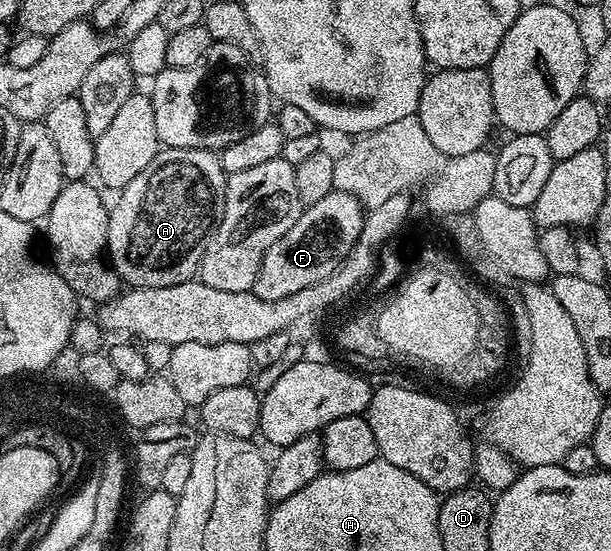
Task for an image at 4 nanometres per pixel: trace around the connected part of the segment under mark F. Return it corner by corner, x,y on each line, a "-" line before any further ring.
334,189
324,196
324,200
306,206
300,220
296,220
296,224
292,224
292,228
288,228
272,248
268,248
252,293
260,296
260,300
284,300
284,296
292,296
292,292
300,292
300,288
324,280
324,276
331,274
356,244
363,217
363,206
343,190

